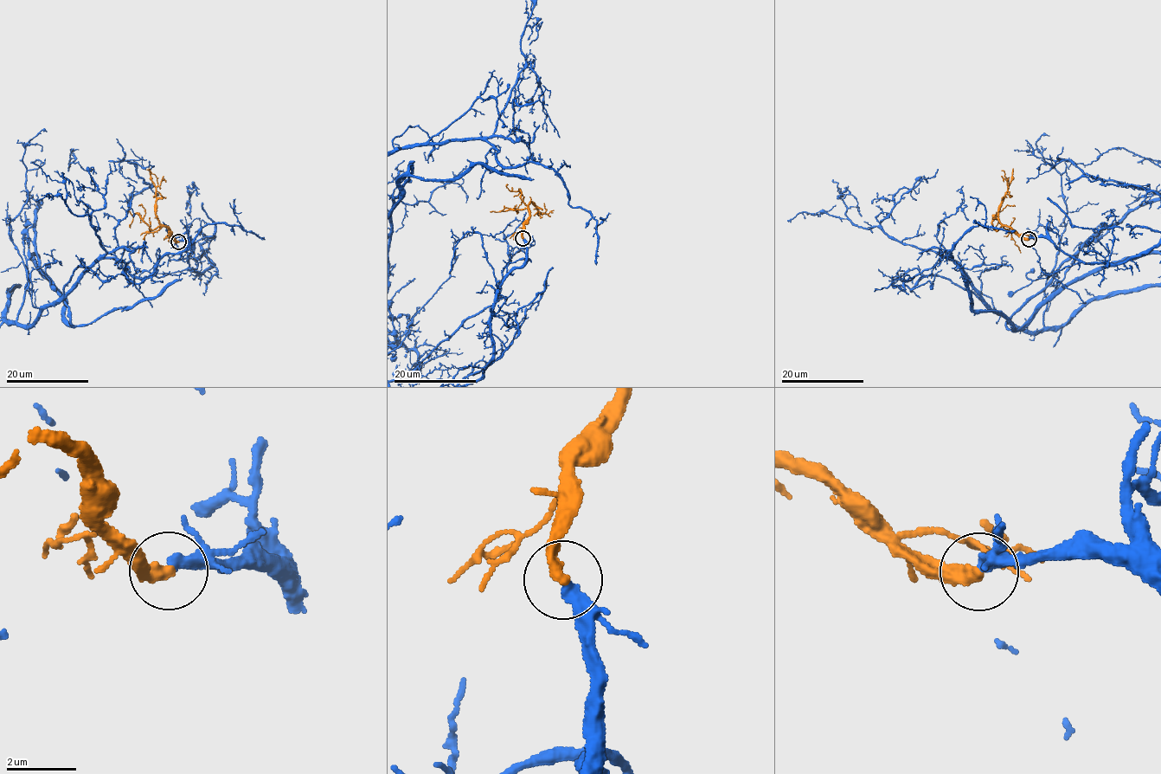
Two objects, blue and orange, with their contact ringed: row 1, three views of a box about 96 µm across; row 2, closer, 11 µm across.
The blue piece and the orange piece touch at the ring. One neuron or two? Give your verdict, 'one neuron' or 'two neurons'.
one neuron

